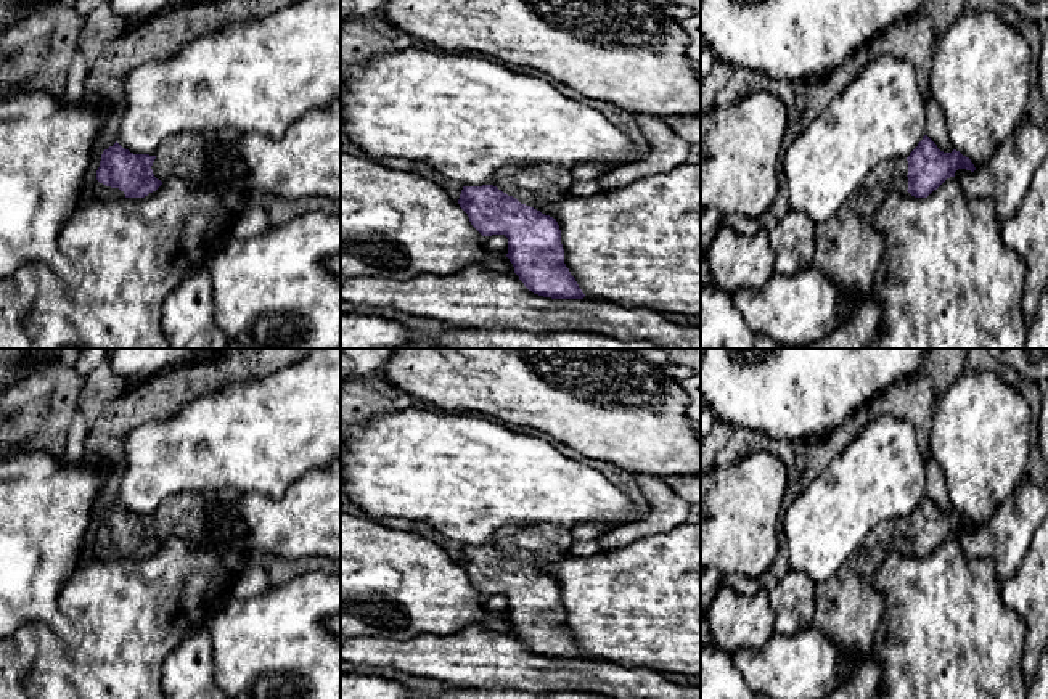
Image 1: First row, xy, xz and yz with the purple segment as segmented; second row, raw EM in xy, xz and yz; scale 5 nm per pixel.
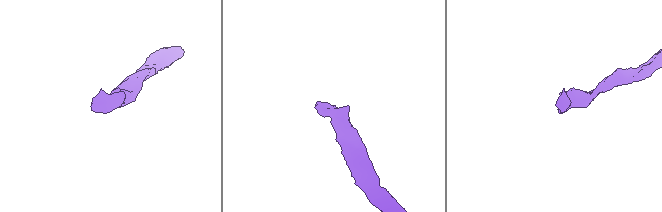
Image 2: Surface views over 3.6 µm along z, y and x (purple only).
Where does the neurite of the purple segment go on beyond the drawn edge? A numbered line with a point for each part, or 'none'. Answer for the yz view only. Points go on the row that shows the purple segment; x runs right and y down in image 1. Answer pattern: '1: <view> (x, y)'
1: yz (847, 248)

